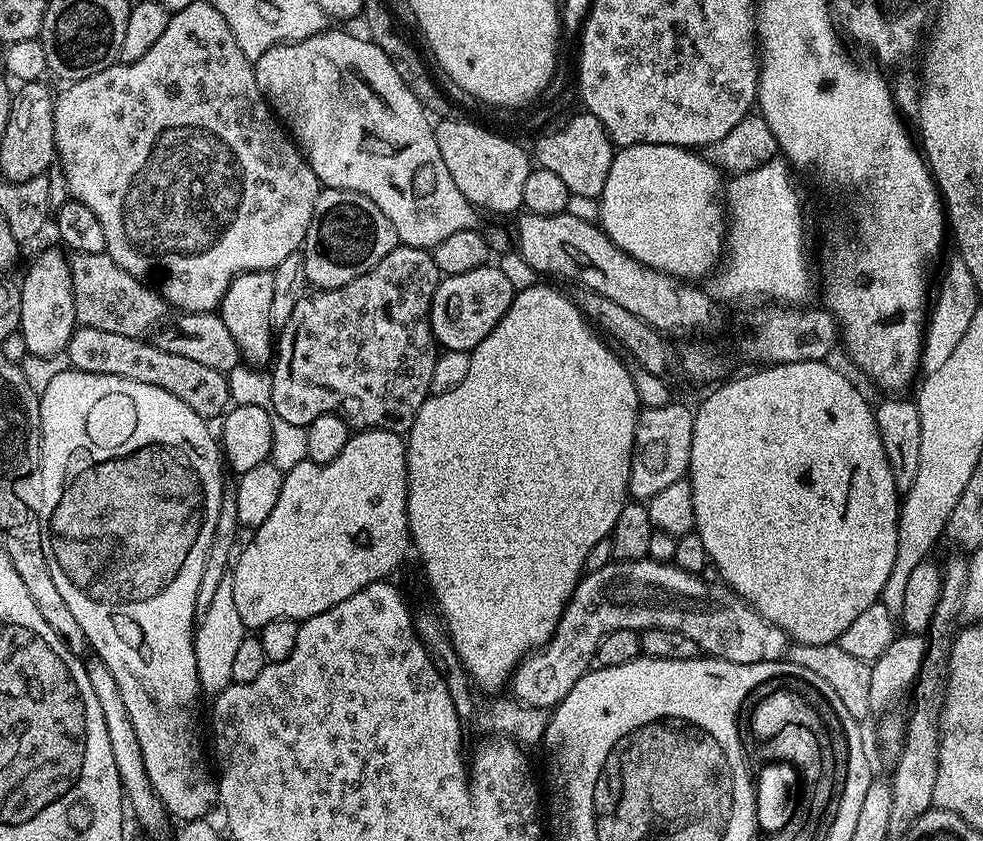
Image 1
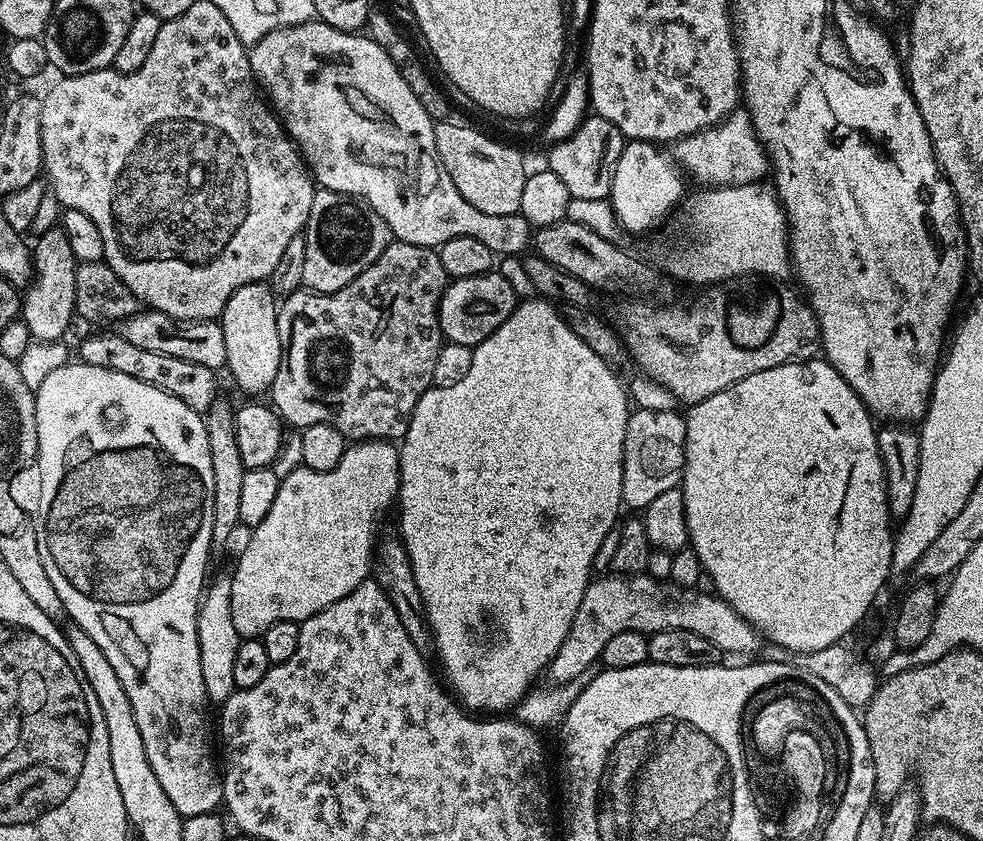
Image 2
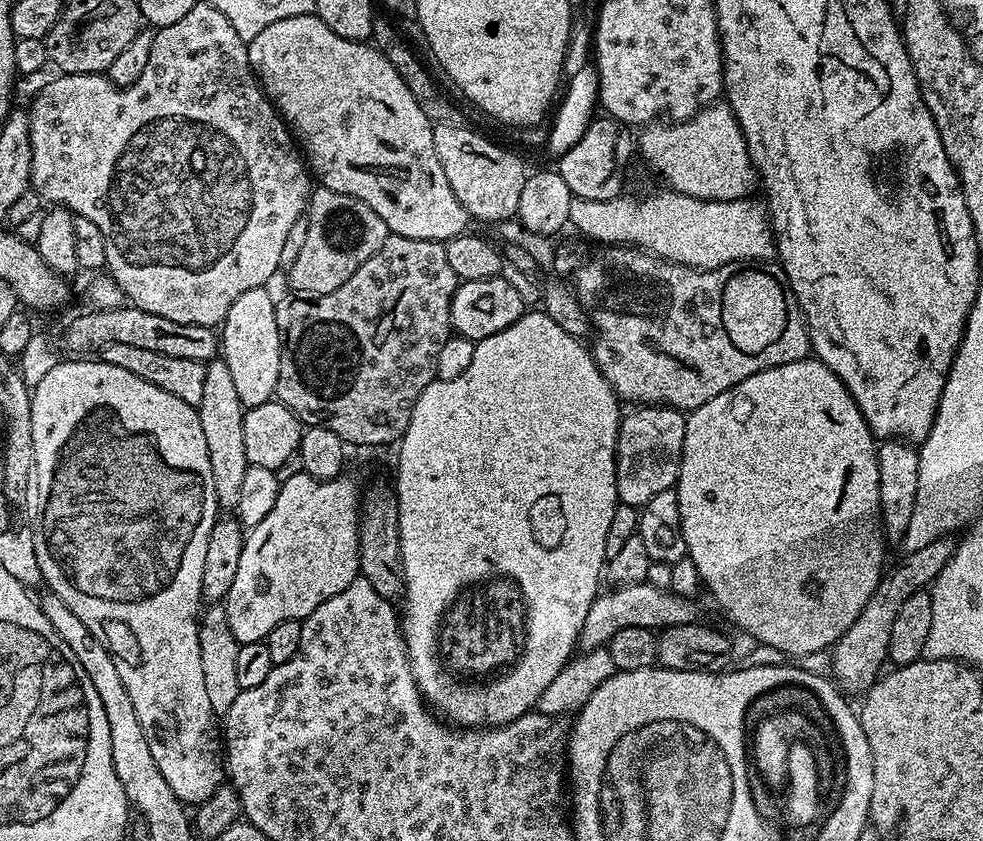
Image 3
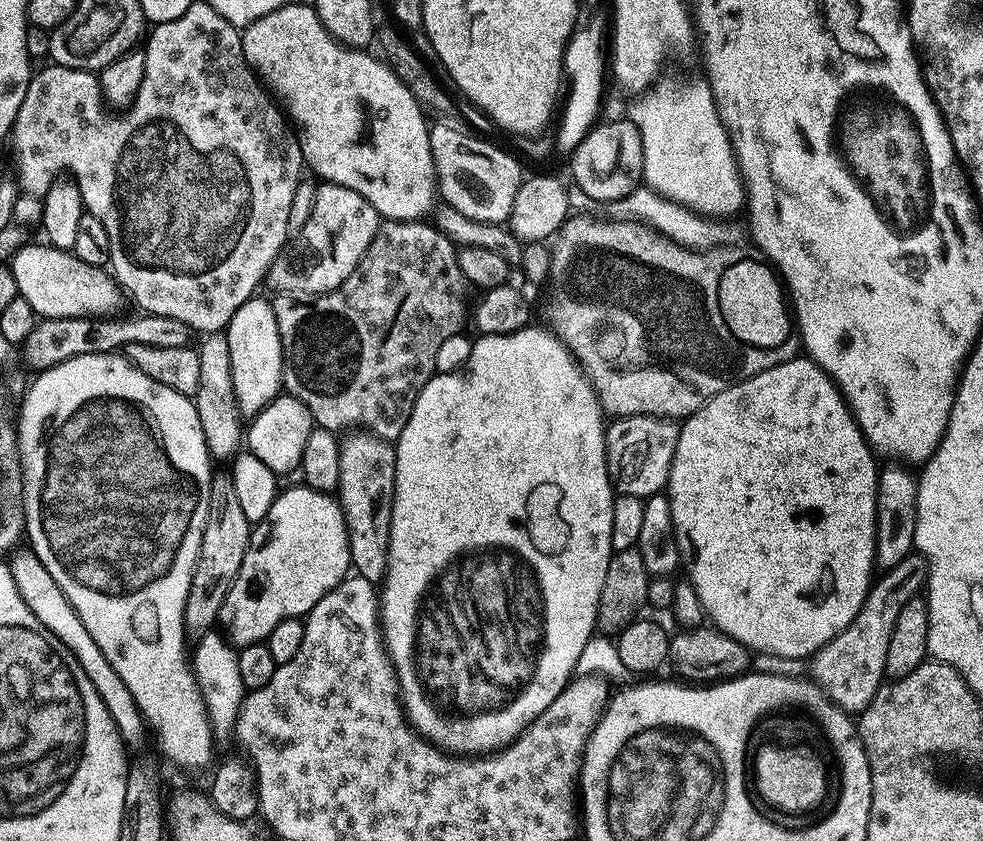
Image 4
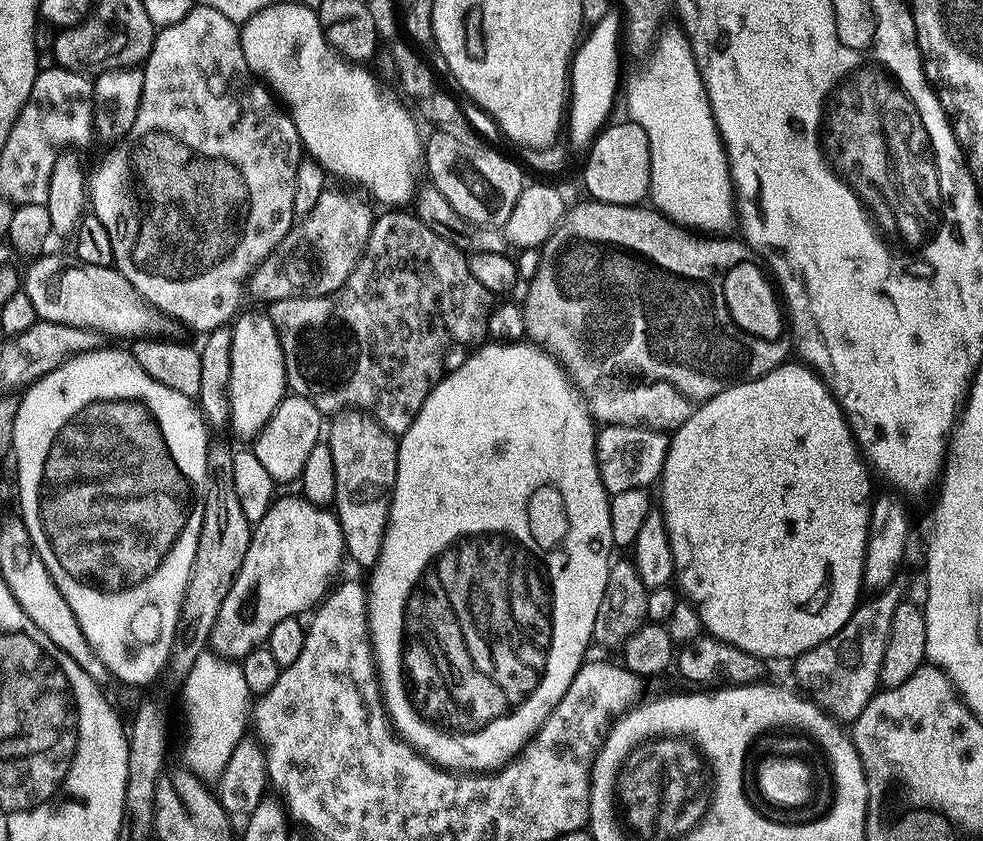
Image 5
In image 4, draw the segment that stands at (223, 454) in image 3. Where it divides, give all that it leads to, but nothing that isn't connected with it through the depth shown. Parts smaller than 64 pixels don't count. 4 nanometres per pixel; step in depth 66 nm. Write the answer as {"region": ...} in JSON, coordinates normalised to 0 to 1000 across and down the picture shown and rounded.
{"region":[[[214,397],[201,414],[202,434],[201,464],[195,477],[201,488],[201,497],[205,505],[207,521],[213,542],[217,548],[235,548],[244,536],[248,528],[248,495],[242,483],[238,468],[237,441],[234,440],[233,407],[229,398]]]}

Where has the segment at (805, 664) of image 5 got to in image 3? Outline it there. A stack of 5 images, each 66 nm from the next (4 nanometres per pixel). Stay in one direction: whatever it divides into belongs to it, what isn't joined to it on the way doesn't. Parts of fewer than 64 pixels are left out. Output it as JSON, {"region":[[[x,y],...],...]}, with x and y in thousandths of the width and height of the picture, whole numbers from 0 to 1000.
{"region":[[[961,635],[942,649],[921,655],[919,658],[921,661],[896,684],[895,696],[881,716],[877,730],[873,730],[865,749],[861,749],[861,754],[850,762],[844,775],[847,799],[845,803],[860,824],[878,825],[895,807],[897,795],[900,793],[898,790],[903,785],[905,749],[909,746],[914,724],[917,723],[918,716],[922,716],[922,711],[926,711],[926,706],[943,700],[948,691],[954,687],[962,668],[966,668],[966,663],[973,656],[974,643],[968,641],[967,636]]]}

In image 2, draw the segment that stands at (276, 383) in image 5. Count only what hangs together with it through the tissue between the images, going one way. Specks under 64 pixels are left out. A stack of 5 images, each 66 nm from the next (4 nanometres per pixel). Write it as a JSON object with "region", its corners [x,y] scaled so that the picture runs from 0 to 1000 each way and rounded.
{"region":[[[272,337],[247,338],[230,359],[228,371],[222,377],[226,388],[226,397],[230,402],[230,442],[240,451],[240,457],[248,466],[272,467],[279,454],[279,445],[283,445],[285,434],[285,394],[281,382],[283,357]]]}

